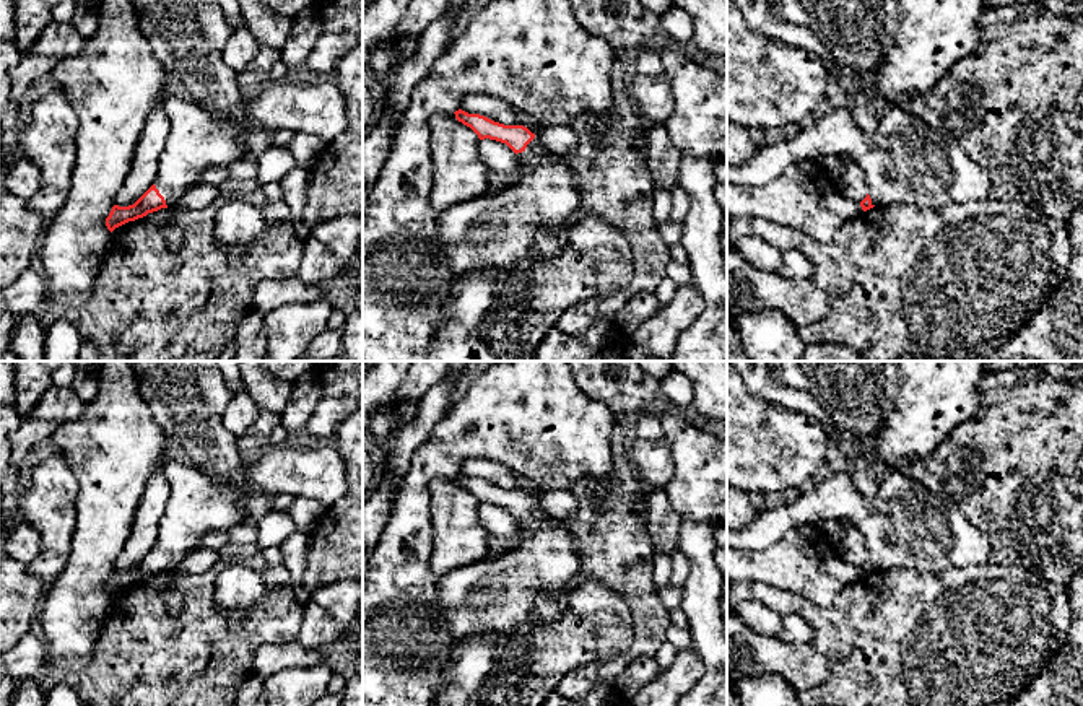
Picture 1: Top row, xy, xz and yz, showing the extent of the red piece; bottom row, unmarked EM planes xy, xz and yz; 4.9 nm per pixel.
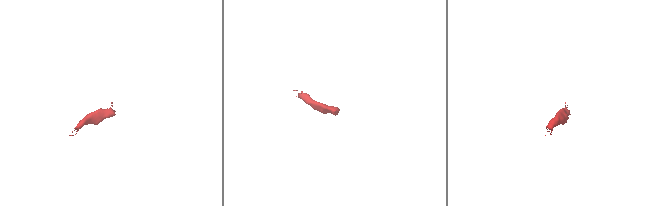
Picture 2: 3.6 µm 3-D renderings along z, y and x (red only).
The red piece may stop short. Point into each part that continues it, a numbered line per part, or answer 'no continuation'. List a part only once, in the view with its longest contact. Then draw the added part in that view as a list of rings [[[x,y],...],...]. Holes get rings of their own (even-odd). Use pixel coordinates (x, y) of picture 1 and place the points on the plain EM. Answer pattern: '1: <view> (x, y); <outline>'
1: xz (493, 596); [[[535,499],[522,517],[517,517],[517,529],[522,543],[502,555],[470,563],[437,577],[437,597],[449,623],[455,643],[485,633],[506,633],[530,617],[530,610],[538,595],[551,595],[555,591],[572,581],[581,571],[579,553],[572,534],[559,519],[551,517]]]

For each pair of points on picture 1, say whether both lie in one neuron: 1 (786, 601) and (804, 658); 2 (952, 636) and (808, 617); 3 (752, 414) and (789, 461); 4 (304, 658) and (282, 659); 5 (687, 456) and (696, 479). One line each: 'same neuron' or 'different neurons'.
1: different neurons
2: same neuron
3: same neuron
4: same neuron
5: same neuron

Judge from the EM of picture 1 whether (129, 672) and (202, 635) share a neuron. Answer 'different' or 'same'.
same

